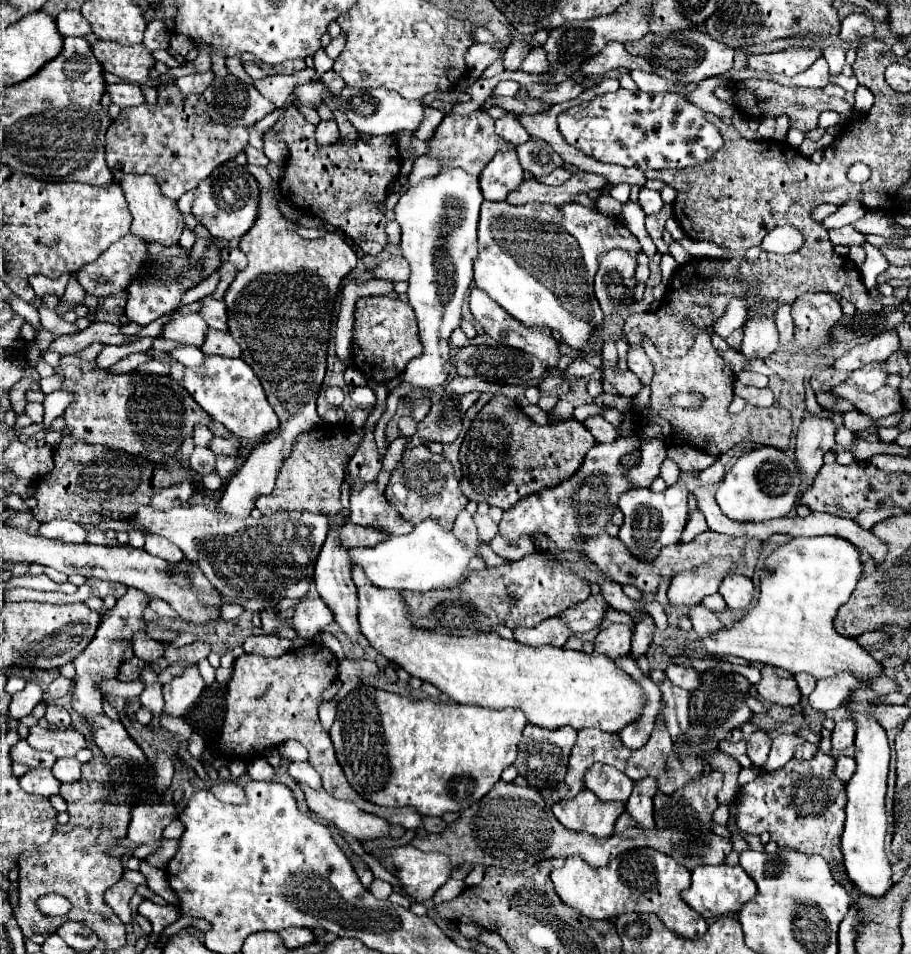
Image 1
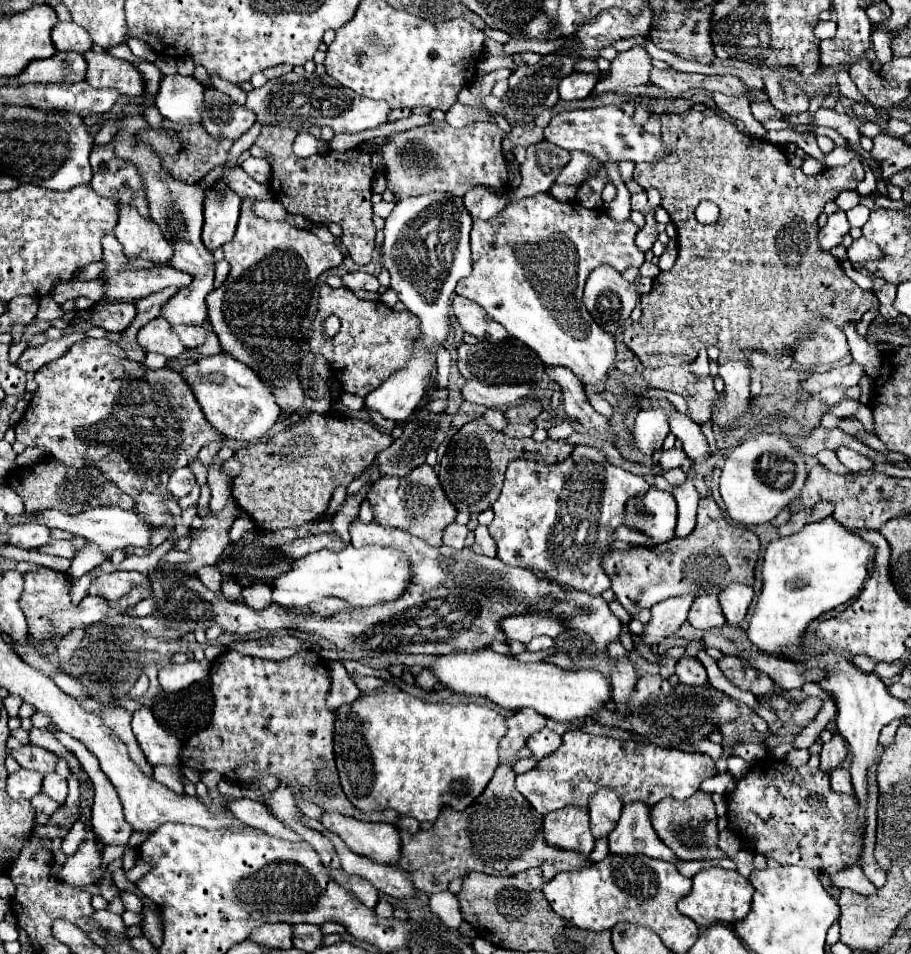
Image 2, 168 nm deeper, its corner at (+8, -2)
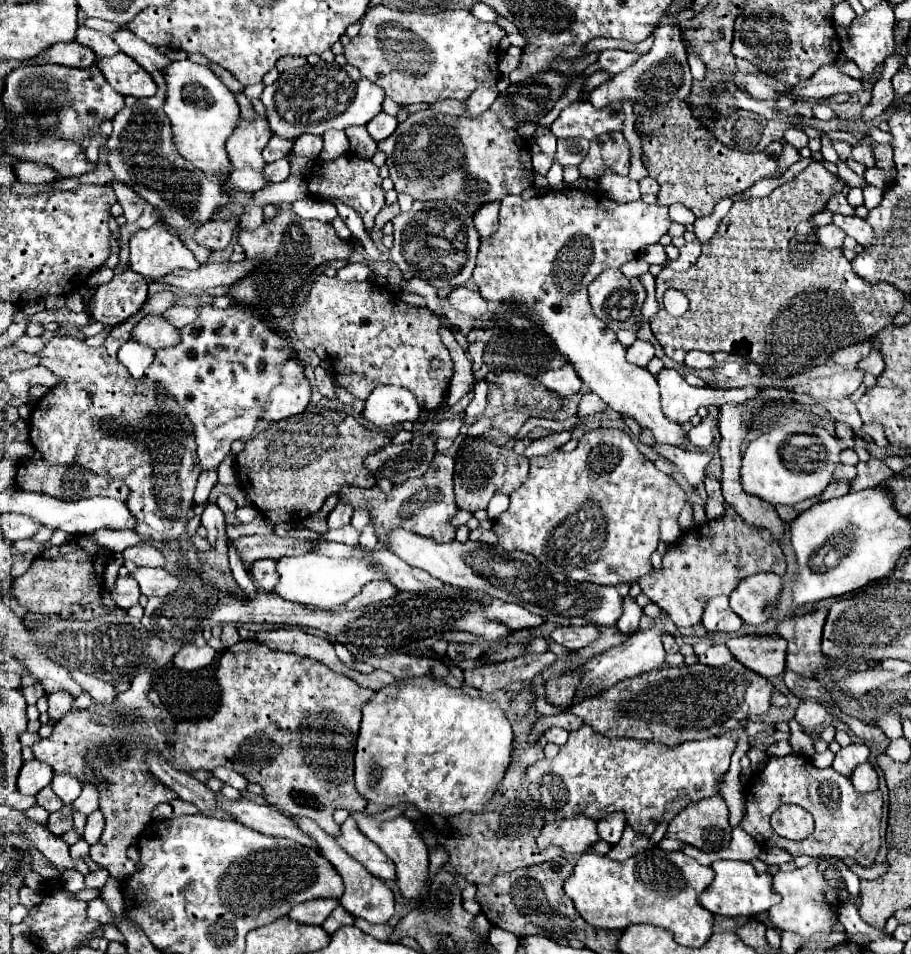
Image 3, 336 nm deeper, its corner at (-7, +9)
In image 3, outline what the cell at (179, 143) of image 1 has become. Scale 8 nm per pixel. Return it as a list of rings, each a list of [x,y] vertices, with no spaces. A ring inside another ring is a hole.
[[[114,180],[114,192],[118,198],[118,204],[124,208],[124,218],[126,218],[126,226],[120,226],[120,230],[124,230],[124,238],[132,238],[132,234],[136,234],[136,230],[144,230],[154,226],[160,218],[154,214],[154,208],[144,202],[138,194],[134,194],[134,190],[130,190],[126,184]]]

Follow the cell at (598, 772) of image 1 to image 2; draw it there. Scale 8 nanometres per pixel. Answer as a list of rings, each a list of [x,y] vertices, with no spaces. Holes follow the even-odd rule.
[[[597,789],[593,793],[593,799],[589,801],[589,813],[591,813],[591,831],[595,839],[609,835],[615,823],[621,815],[621,797],[613,793],[613,789]]]

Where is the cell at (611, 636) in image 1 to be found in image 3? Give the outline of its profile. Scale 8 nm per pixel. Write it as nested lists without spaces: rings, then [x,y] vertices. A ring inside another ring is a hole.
[[[394,528],[388,534],[388,550],[400,556],[410,566],[426,570],[430,576],[466,590],[480,590],[488,596],[500,598],[504,602],[514,602],[530,610],[532,614],[552,622],[556,626],[584,626],[600,624],[612,626],[622,614],[622,596],[614,586],[596,586],[590,582],[576,582],[562,574],[552,574],[546,566],[536,562],[534,556],[526,552],[504,552],[496,546],[486,546],[482,542],[448,542],[438,544],[430,538],[422,538],[404,528]]]

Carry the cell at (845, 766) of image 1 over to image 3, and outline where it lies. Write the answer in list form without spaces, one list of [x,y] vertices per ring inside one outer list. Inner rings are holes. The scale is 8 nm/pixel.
[[[868,762],[860,764],[860,766],[852,772],[850,780],[852,780],[854,788],[856,788],[858,792],[862,792],[862,794],[878,790],[878,774],[876,774],[876,770],[872,768],[872,764],[868,764]]]

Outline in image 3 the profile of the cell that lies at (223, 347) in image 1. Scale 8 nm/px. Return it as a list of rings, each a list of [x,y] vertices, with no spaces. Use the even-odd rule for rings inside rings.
[[[172,306],[172,308],[168,308],[164,314],[162,314],[172,326],[176,326],[176,328],[182,328],[182,326],[186,326],[186,324],[190,324],[190,322],[194,322],[196,320],[196,310],[194,308],[188,308],[188,306]]]

